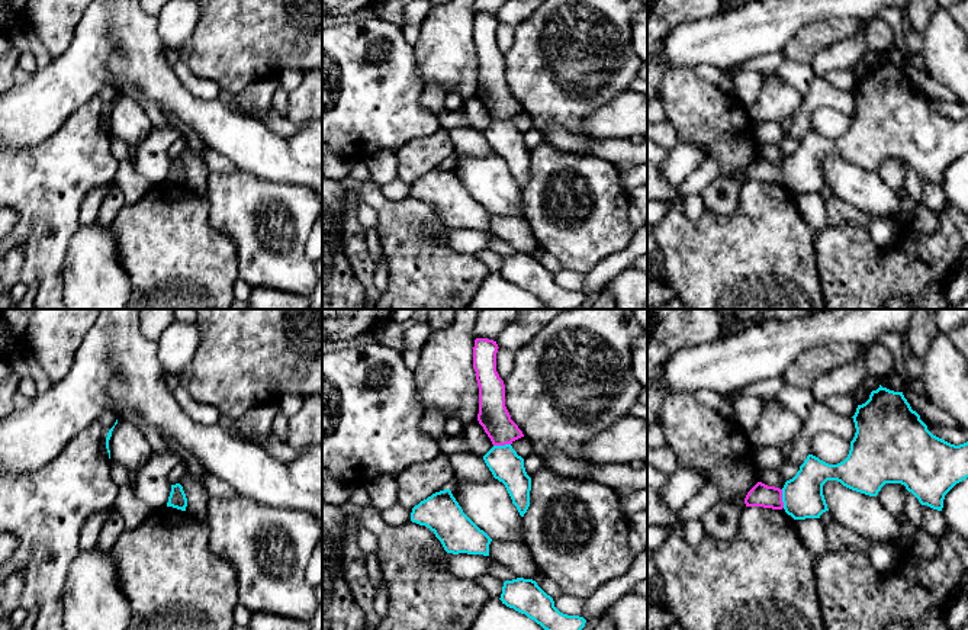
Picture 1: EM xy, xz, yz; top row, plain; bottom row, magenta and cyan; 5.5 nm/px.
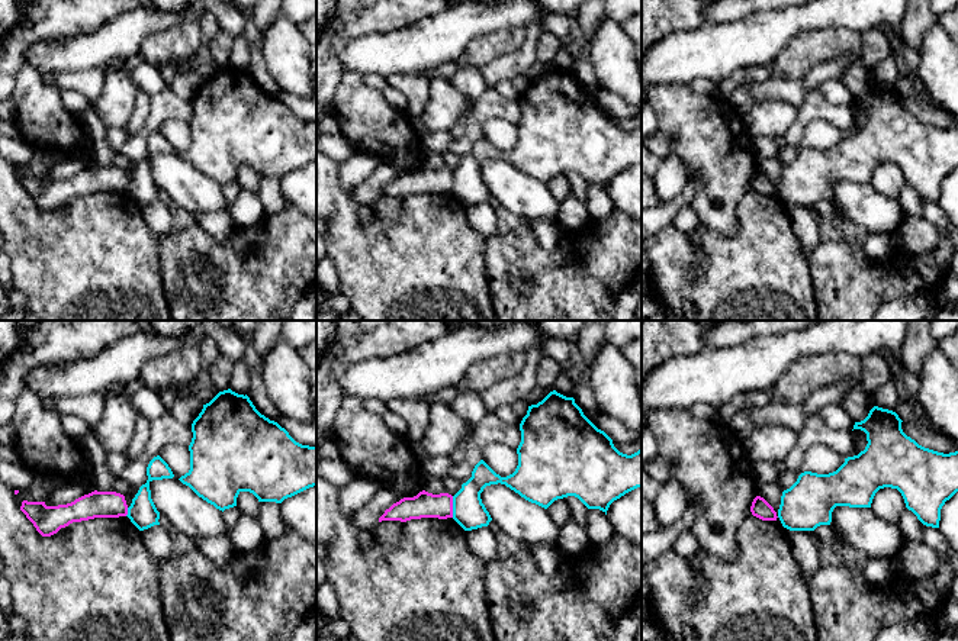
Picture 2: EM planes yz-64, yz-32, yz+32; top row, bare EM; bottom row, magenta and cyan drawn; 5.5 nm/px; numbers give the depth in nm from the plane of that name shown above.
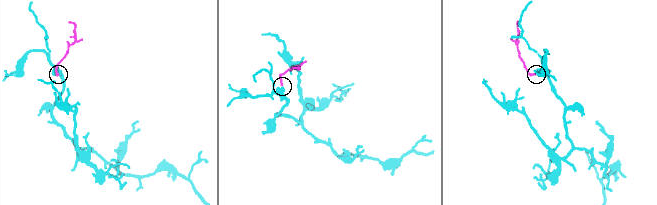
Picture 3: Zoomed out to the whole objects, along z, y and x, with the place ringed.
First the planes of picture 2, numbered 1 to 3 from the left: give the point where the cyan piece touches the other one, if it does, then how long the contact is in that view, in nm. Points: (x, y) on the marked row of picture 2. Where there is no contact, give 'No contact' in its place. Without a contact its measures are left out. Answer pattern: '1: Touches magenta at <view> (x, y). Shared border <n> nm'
1: Touches magenta at yz-64 (127, 512). Shared border 50 nm
2: Touches magenta at yz-32 (452, 506). Shared border 120 nm
3: No contact

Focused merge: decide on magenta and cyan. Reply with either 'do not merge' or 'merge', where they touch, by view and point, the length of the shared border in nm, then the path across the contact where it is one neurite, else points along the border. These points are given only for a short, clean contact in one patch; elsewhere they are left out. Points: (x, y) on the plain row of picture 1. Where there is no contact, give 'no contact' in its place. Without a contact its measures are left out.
do not merge | yz (781, 173) | 110 nm | along yz (781, 164), (784, 182)

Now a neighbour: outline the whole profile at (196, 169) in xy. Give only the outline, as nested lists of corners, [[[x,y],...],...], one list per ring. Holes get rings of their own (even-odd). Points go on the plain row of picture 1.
[[[189,148],[181,152],[180,160],[187,173],[186,187],[196,195],[206,196],[208,176],[210,173],[206,163]]]

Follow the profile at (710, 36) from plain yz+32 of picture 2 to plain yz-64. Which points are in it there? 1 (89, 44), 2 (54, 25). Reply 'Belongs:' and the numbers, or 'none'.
Belongs: 1

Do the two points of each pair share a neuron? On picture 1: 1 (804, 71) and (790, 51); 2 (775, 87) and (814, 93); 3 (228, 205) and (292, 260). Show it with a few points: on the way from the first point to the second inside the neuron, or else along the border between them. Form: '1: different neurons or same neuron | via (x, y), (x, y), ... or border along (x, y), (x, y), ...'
1: different neurons | border along (785, 58), (809, 64)
2: different neurons | border along (803, 96), (801, 105), (793, 116)
3: same neuron | via (247, 224), (257, 241), (257, 247), (273, 256)

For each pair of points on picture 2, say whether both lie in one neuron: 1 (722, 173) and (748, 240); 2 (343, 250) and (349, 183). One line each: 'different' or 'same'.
1: different
2: different

